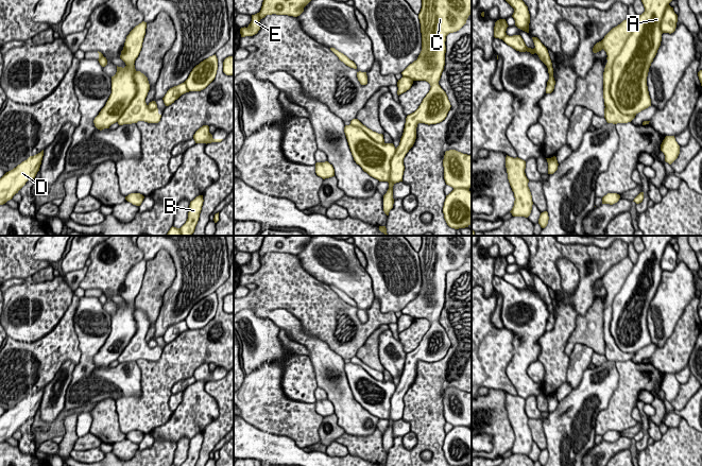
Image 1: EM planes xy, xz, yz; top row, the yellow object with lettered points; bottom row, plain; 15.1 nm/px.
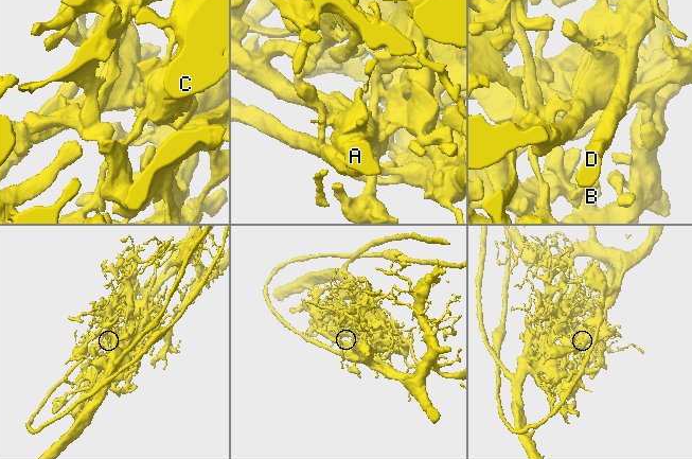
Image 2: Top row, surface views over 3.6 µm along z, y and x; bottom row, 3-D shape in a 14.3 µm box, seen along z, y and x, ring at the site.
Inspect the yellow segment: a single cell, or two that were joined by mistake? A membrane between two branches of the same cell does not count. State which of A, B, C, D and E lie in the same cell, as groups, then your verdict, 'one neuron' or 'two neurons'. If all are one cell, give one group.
A D E / B C | two neurons

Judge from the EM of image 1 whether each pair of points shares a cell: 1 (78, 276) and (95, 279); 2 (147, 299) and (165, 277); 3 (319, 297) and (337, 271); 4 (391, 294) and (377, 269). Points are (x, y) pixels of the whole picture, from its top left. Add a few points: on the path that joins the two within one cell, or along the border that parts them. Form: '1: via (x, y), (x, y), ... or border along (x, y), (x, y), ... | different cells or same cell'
1: border along (88, 266), (79, 287) | different cells
2: via (151, 293), (158, 280) | same cell
3: border along (306, 271), (329, 286) | different cells
4: via (391, 288), (381, 275) | same cell

